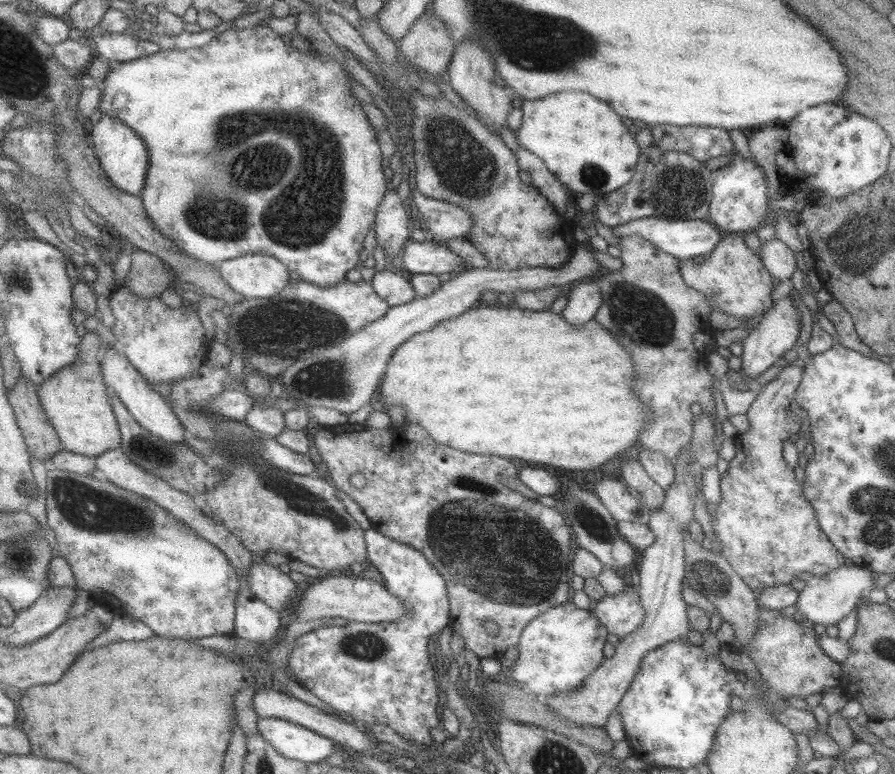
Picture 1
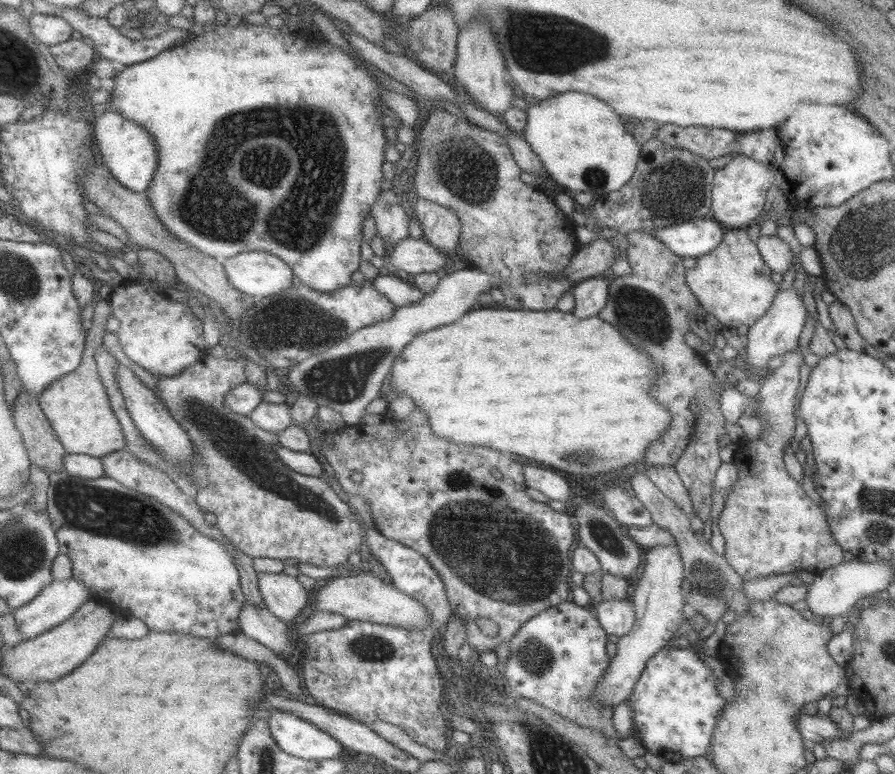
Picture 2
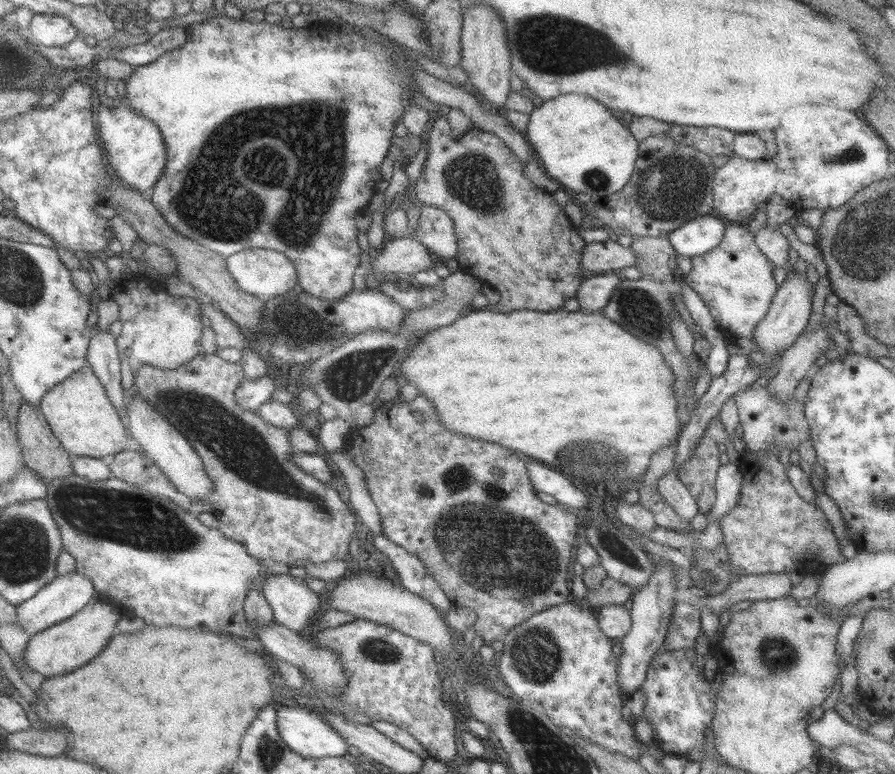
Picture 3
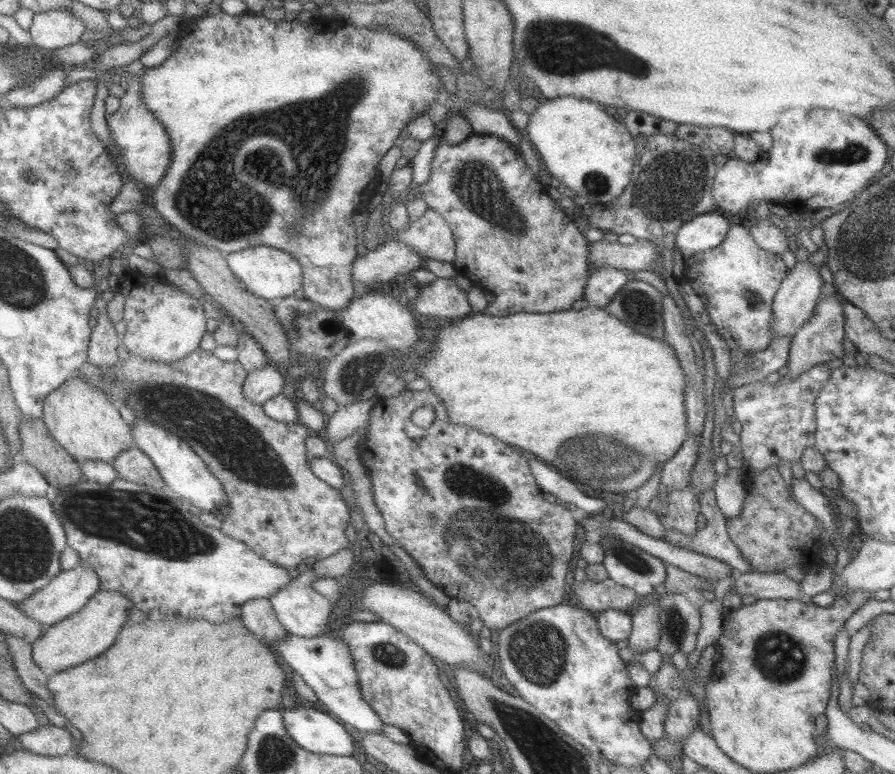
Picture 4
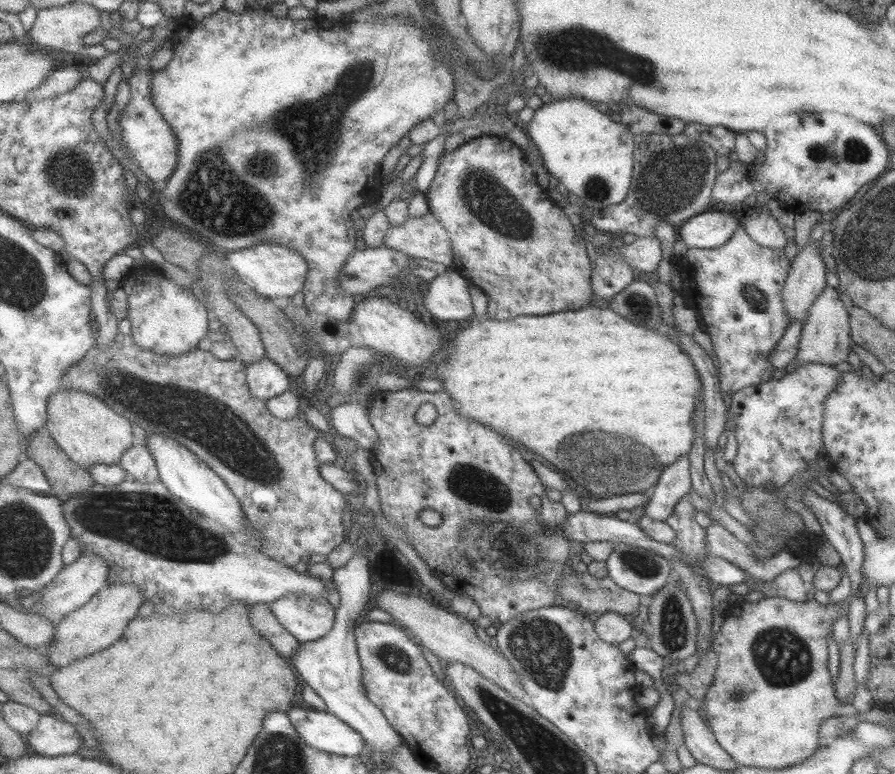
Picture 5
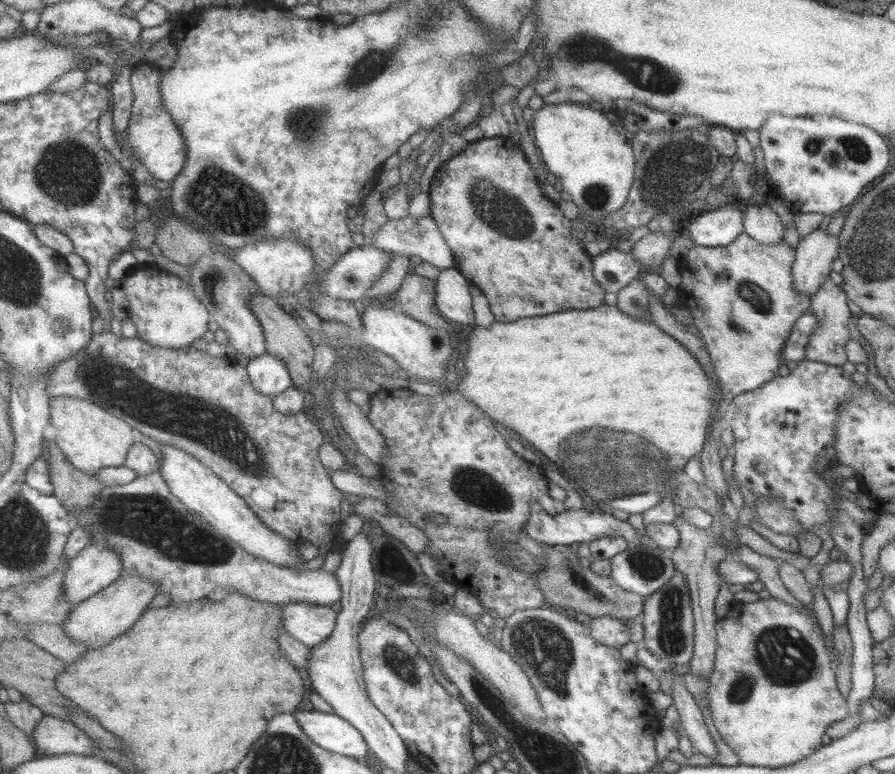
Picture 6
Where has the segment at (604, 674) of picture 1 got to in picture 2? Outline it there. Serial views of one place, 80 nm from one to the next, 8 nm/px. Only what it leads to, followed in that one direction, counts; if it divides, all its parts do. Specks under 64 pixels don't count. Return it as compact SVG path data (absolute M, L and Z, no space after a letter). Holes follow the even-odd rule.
M676 543L672 545L652 546L644 549L644 562L641 577L631 589L631 602L634 606L635 621L628 634L618 638L617 652L613 656L612 666L597 684L596 698L603 705L619 705L629 697L635 681L645 668L645 662L659 652L663 646L673 642L686 614L686 605L681 597L681 580L683 580L683 565Z

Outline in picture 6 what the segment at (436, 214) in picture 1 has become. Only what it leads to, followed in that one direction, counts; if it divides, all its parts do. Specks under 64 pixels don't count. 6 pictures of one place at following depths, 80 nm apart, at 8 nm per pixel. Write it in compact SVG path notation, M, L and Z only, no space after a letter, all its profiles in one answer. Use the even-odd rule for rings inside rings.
M410 215L405 219L389 219L375 233L372 240L367 244L375 245L387 252L393 254L402 254L403 256L419 256L424 262L434 264L437 268L450 269L456 266L456 255L449 246L448 240L440 230L440 226L432 216L417 219Z

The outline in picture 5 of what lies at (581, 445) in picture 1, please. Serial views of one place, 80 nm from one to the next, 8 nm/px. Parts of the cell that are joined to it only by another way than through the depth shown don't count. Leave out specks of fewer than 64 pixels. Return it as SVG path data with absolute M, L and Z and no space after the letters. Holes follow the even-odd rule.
M585 306L574 311L557 311L545 316L521 315L513 320L487 317L480 321L469 321L465 328L456 333L452 341L448 342L449 345L452 344L448 359L436 368L434 376L453 396L454 407L462 416L491 426L493 430L501 432L501 436L509 436L517 442L527 444L527 448L531 448L529 451L537 452L549 462L557 464L557 472L565 478L567 484L585 484L587 490L596 494L601 493L603 496L641 493L654 486L662 468L689 452L693 438L690 420L696 407L695 402L701 399L702 394L700 379L688 355L682 351L680 345L673 344L672 340L667 340L661 334L663 334L661 330L651 332L641 326L635 326L608 306L599 308Z

